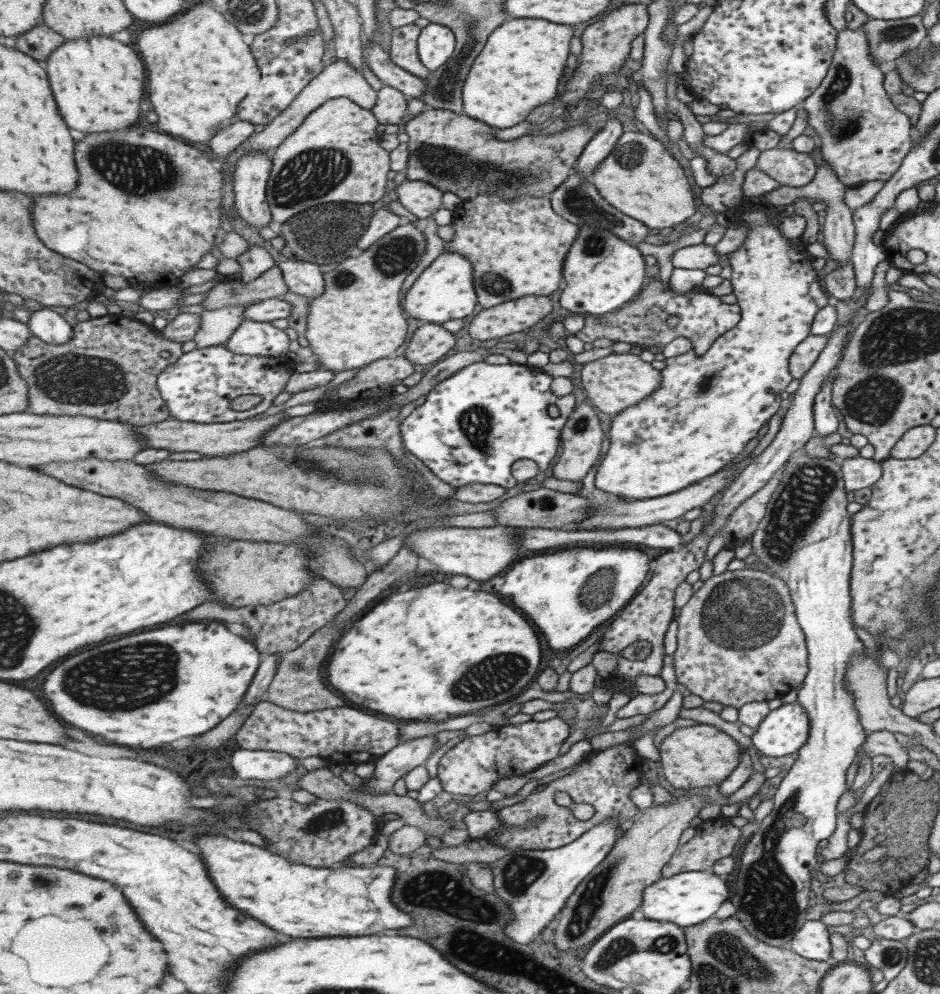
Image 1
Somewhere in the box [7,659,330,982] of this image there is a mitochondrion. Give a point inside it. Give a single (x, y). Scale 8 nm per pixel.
(40, 880)

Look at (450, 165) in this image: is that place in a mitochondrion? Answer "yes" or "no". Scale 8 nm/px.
yes

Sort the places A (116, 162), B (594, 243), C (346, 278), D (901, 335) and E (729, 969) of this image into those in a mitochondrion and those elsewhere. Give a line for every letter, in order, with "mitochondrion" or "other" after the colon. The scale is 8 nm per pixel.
A: mitochondrion
B: mitochondrion
C: mitochondrion
D: mitochondrion
E: mitochondrion

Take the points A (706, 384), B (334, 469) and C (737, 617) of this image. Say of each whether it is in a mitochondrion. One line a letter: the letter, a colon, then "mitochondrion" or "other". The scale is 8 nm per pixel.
A: mitochondrion
B: mitochondrion
C: mitochondrion

